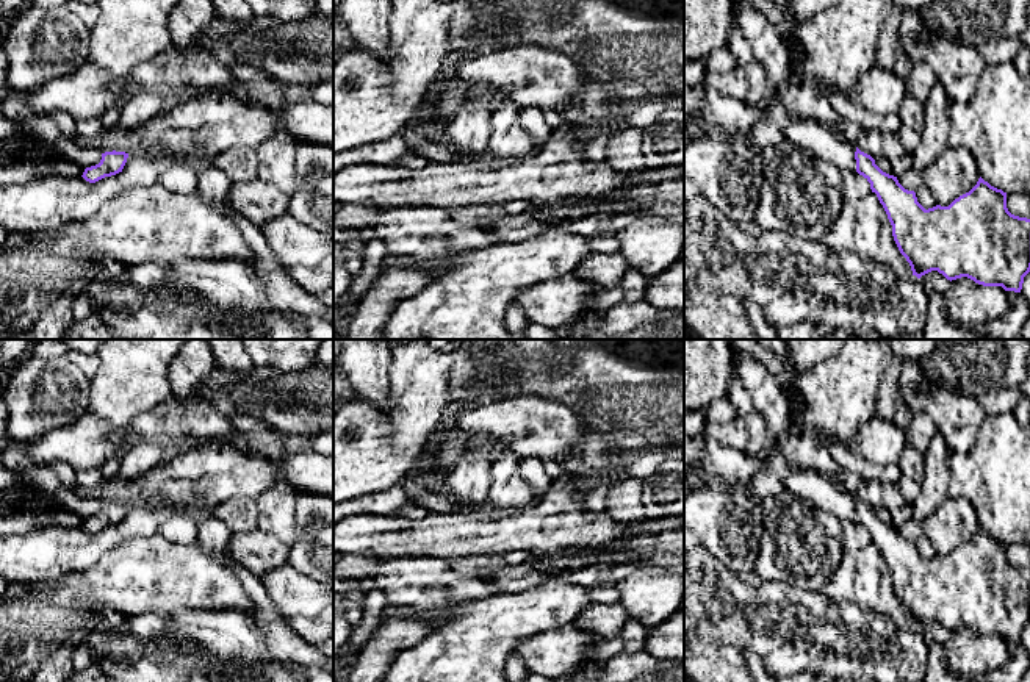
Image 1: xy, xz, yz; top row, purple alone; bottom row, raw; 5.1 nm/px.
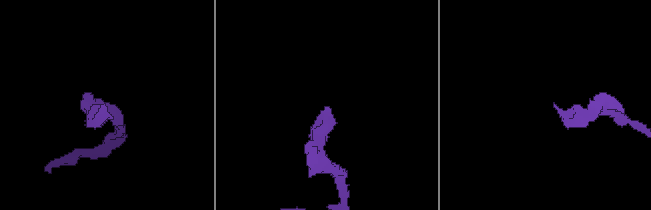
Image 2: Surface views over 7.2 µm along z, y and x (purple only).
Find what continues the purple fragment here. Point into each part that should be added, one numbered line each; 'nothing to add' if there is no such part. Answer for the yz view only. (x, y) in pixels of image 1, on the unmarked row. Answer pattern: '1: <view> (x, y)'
1: yz (822, 490)

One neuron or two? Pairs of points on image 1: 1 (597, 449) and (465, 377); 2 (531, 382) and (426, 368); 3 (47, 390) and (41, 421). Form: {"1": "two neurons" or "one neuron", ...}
{"1": "two neurons", "2": "two neurons", "3": "one neuron"}

